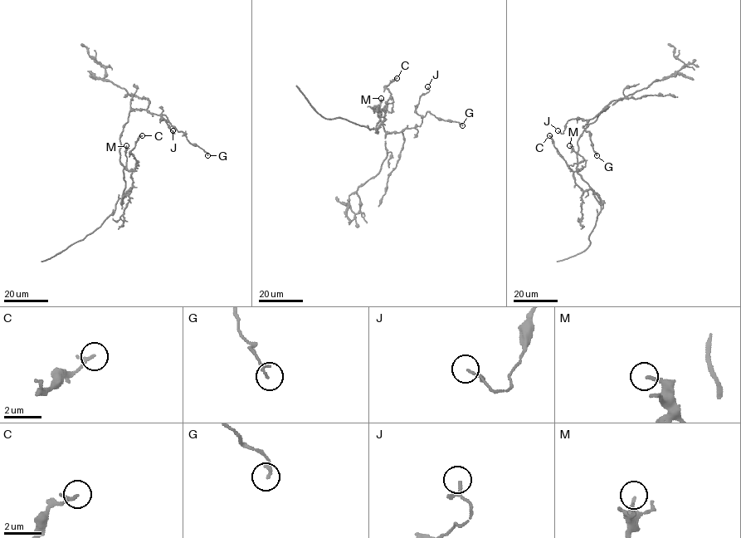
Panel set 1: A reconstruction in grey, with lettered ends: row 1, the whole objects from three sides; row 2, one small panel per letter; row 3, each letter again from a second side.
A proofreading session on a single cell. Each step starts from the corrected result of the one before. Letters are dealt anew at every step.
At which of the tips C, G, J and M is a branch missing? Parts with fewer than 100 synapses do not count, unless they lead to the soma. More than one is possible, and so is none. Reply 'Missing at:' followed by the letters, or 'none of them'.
Missing at: none of them

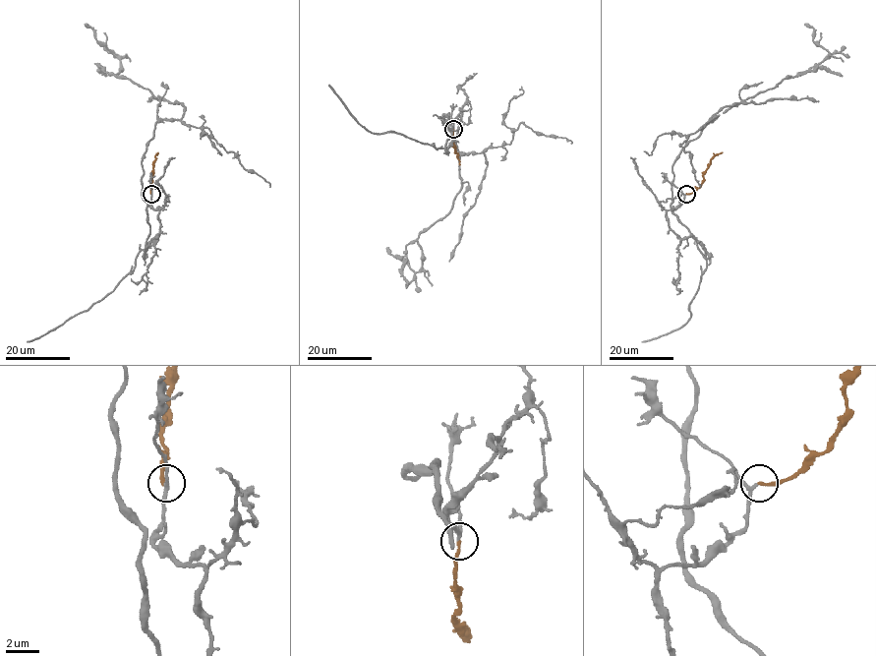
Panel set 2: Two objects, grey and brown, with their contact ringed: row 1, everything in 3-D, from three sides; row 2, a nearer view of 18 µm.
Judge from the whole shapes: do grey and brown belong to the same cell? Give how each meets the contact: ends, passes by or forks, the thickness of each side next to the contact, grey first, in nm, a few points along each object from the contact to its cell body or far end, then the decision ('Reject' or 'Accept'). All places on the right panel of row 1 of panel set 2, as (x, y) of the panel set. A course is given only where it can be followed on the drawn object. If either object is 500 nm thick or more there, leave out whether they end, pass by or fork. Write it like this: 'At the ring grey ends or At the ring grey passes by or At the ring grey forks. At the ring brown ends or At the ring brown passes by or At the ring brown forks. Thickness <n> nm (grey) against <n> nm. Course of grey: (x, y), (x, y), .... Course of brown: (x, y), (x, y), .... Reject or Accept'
At the ring grey passes by. At the ring brown ends. Thickness 190 nm (grey) against 190 nm. Course of grey: (686, 194), (668, 226), (707, 258), (671, 209), (672, 164), (732, 106), (825, 60), (804, 24). Course of brown: (686, 194), (700, 187), (710, 159), (723, 152). Accept

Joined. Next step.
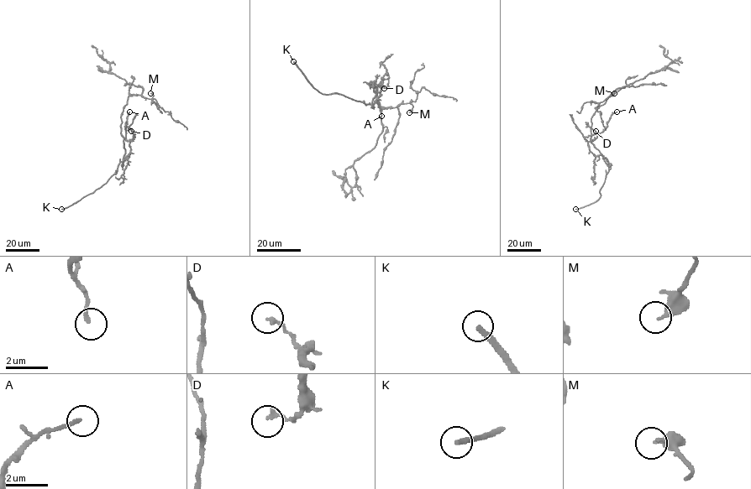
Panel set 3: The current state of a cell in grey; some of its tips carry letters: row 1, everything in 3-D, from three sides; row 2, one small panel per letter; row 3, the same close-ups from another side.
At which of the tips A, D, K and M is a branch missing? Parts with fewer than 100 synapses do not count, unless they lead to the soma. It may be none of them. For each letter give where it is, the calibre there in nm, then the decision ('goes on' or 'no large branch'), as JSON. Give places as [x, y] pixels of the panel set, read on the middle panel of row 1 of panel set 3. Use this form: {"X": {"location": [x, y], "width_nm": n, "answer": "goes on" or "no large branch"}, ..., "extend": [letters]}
{"A": {"location": [381, 116], "width_nm": 170, "answer": "no large branch"}, "D": {"location": [384, 88], "width_nm": 180, "answer": "no large branch"}, "K": {"location": [293, 61], "width_nm": 240, "answer": "goes on"}, "M": {"location": [409, 112], "width_nm": 280, "answer": "no large branch"}, "extend": ["K"]}

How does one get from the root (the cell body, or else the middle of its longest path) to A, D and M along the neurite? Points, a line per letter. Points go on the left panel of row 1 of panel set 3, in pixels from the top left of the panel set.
A: (122, 122), (121, 135), (125, 150), (122, 166), (130, 150), (129, 142), (124, 137), (129, 111)
D: (122, 122), (121, 135), (125, 150), (122, 166), (129, 153), (129, 141), (134, 137), (131, 131)
M: (122, 122), (121, 116), (128, 97), (140, 95), (150, 99), (153, 96), (150, 93)

